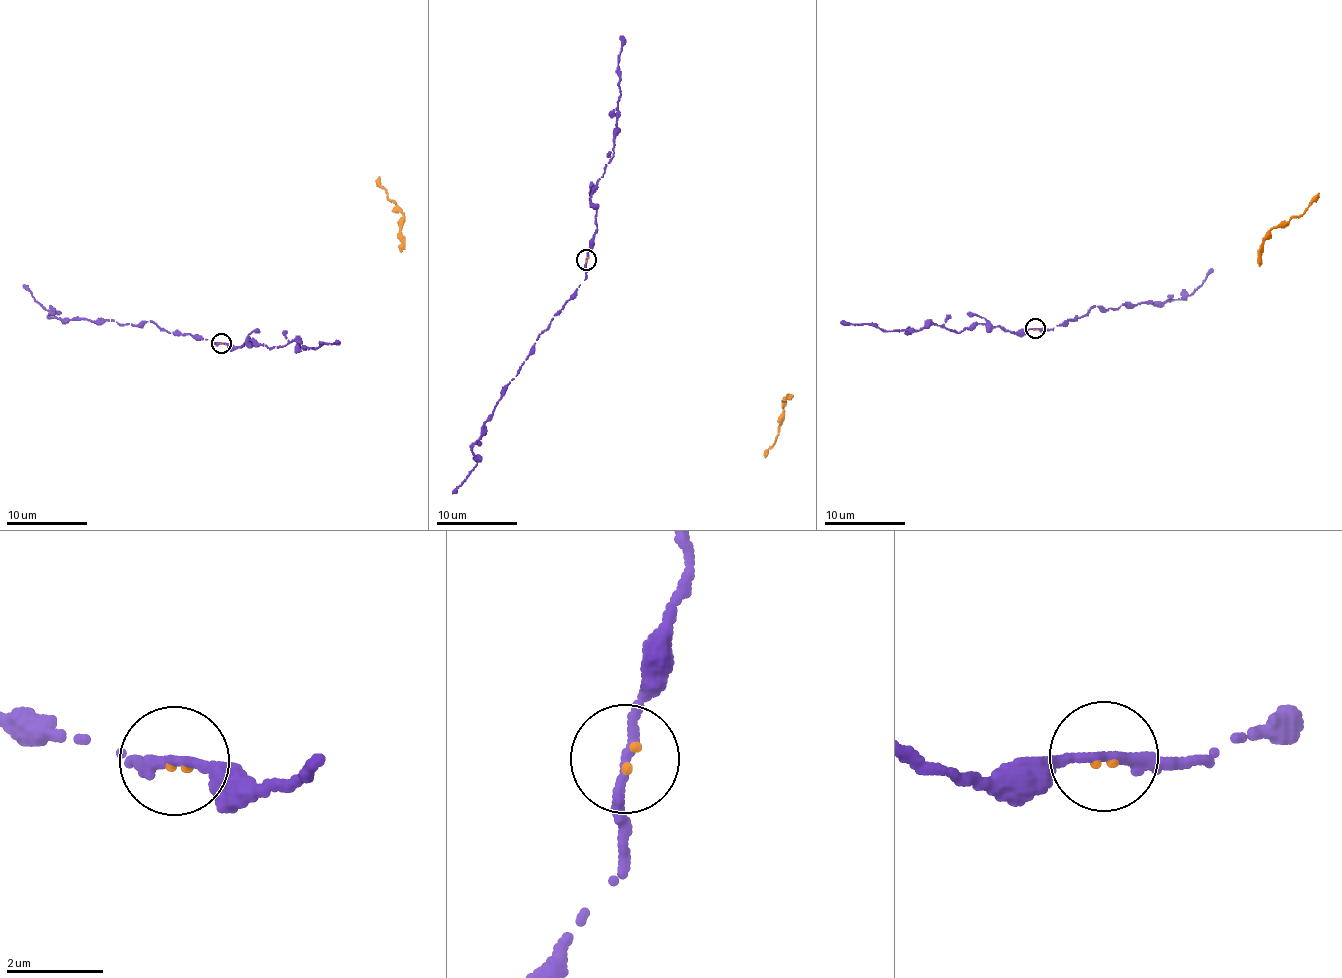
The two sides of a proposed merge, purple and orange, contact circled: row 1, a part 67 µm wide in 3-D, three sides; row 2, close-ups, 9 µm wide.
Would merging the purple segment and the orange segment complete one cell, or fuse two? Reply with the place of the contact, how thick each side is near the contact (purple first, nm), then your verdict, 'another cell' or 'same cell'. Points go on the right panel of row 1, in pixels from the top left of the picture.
(1035, 328) | 190/100 nm | same cell

